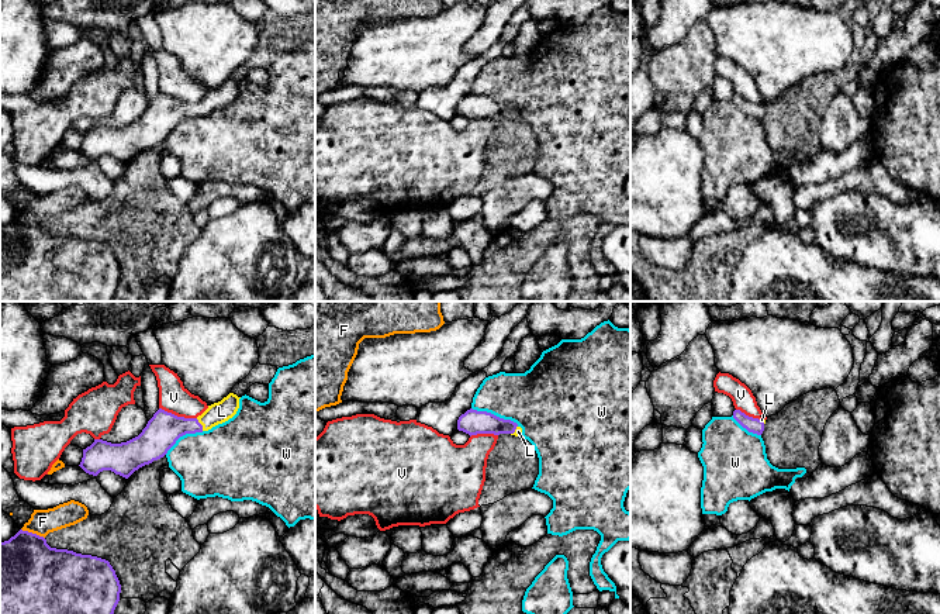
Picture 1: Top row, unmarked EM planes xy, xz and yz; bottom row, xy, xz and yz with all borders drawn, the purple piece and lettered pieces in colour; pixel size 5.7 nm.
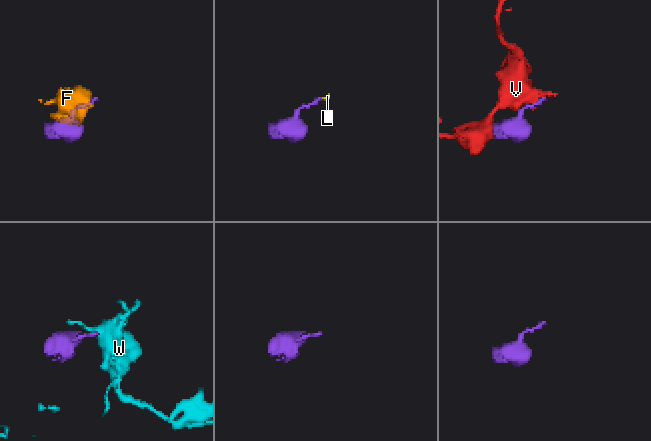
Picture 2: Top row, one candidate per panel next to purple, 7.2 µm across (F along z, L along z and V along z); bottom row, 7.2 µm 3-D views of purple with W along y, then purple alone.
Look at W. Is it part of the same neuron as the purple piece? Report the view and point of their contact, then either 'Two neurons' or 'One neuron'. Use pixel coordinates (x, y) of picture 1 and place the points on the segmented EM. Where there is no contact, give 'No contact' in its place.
Touches purple at xz (496, 416). Two neurons

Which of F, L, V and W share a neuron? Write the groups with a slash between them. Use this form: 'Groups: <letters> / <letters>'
Groups: F / L / V / W

